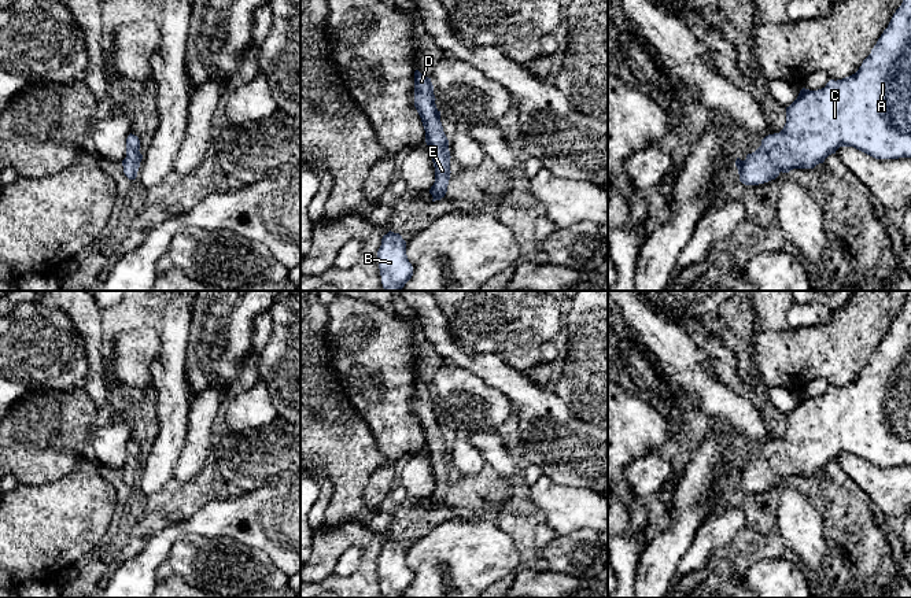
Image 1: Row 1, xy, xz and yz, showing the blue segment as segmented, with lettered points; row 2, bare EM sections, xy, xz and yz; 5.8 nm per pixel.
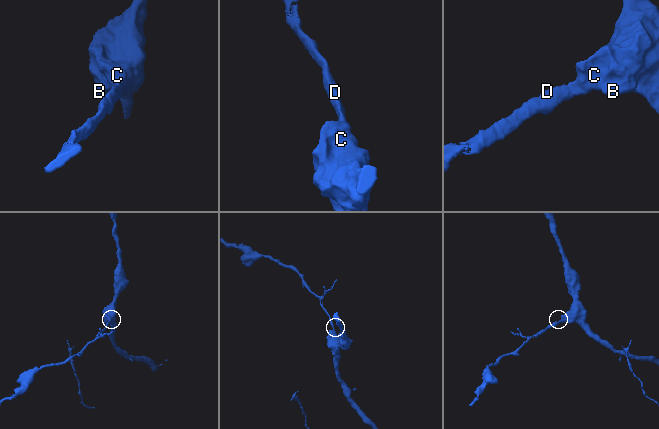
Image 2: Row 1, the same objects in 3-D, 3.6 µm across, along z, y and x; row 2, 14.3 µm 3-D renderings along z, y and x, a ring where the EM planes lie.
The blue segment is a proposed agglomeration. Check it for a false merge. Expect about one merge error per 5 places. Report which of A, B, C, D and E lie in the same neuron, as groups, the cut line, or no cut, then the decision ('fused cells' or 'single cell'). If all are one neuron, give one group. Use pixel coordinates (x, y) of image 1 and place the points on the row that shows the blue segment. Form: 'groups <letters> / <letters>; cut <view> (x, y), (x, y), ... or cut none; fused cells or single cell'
groups A B C D E; cut none; single cell

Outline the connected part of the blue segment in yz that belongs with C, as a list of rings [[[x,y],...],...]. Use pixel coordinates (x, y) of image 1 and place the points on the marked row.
[[[903,0],[855,74],[837,81],[830,80],[818,91],[803,88],[797,99],[786,107],[783,129],[766,136],[761,145],[748,154],[745,160],[737,158],[735,166],[742,184],[759,185],[775,180],[781,171],[814,169],[840,147],[853,147],[875,159],[911,158],[911,0]]]

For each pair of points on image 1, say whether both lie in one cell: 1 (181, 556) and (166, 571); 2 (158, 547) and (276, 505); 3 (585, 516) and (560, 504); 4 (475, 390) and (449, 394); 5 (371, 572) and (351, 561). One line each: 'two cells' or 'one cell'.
1: one cell
2: one cell
3: one cell
4: one cell
5: two cells

